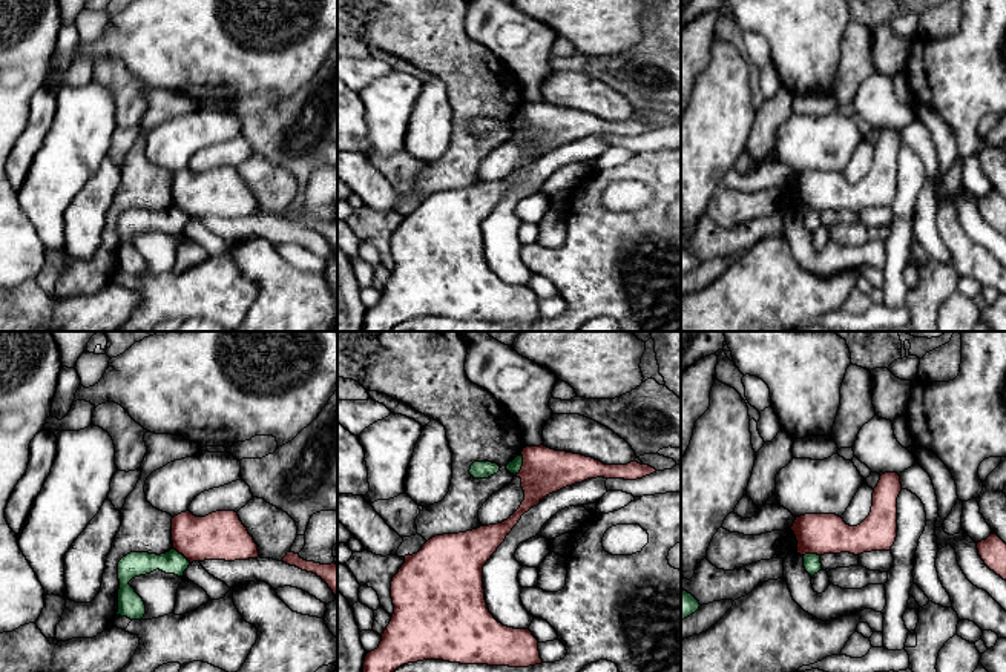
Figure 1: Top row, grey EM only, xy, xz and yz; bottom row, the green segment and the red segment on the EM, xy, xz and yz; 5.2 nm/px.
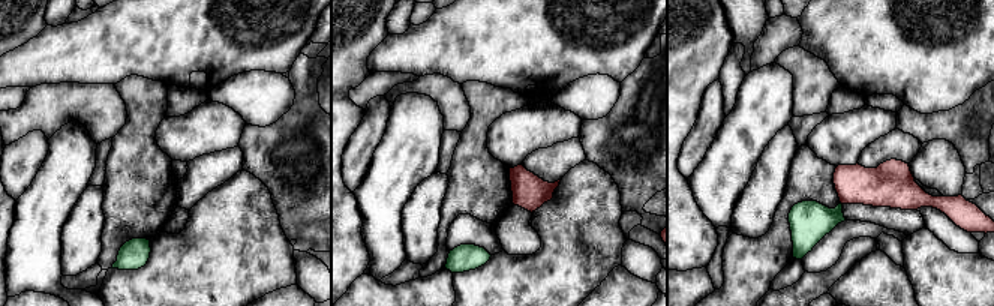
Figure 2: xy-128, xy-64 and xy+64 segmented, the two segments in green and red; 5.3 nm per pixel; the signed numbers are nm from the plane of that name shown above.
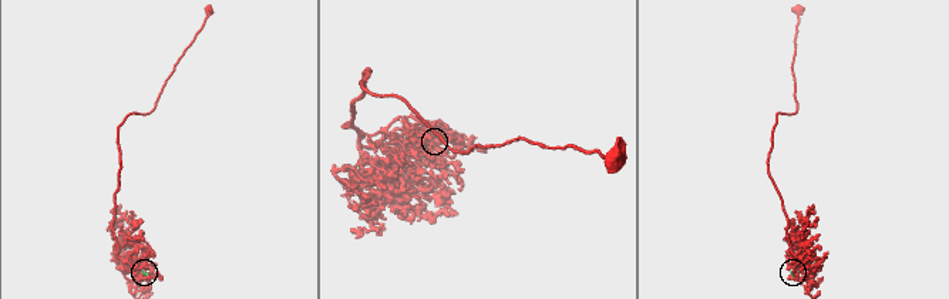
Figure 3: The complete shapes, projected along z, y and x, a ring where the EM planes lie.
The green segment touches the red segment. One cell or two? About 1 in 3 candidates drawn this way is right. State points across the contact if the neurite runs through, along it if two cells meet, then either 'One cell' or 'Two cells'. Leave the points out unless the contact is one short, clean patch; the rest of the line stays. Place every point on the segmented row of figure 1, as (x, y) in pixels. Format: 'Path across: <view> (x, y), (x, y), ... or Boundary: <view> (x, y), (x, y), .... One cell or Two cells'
Boundary: xz (522, 454), (522, 468), (514, 474). Two cells

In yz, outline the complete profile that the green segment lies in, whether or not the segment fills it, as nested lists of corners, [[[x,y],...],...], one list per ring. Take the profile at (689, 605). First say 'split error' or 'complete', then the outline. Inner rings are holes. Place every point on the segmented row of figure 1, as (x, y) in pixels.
complete; [[[681,589],[681,620],[695,614],[699,609],[699,606],[699,601],[692,594]]]

